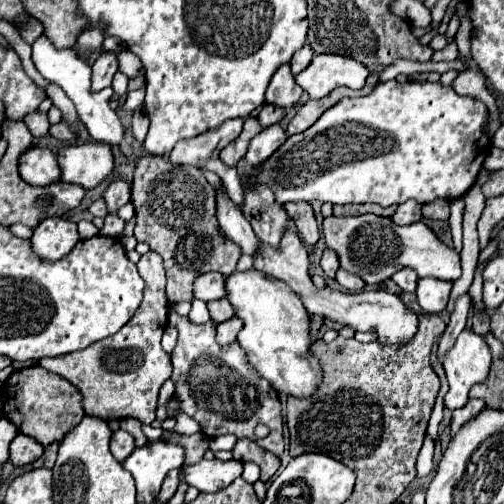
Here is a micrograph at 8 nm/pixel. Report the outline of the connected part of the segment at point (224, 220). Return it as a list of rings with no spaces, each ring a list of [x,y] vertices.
[[[225,187],[217,191],[217,221],[223,229],[223,233],[235,241],[243,253],[255,255],[255,249],[259,249],[259,239],[255,237],[249,221],[243,217],[241,209],[227,197]]]

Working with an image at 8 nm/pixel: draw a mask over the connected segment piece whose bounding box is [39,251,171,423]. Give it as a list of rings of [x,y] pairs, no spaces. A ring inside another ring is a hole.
[[[149,251],[137,263],[139,275],[145,281],[143,301],[137,313],[111,337],[105,337],[87,349],[73,351],[61,357],[41,359],[39,365],[65,377],[83,395],[85,415],[103,419],[139,419],[141,423],[155,421],[155,407],[159,387],[171,377],[169,355],[161,349],[161,335],[167,327],[167,297],[165,297],[165,269],[163,259]]]

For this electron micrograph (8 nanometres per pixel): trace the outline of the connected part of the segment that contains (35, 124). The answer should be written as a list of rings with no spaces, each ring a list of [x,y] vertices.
[[[35,111],[35,113],[29,113],[27,117],[23,117],[27,129],[31,129],[31,135],[33,137],[43,137],[49,133],[49,121],[47,121],[47,113],[41,113],[41,111]]]

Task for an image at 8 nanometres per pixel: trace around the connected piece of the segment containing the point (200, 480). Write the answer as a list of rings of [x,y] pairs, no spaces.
[[[203,459],[195,465],[185,465],[181,473],[185,475],[185,483],[189,487],[195,487],[199,491],[219,491],[221,487],[231,485],[243,473],[243,463],[235,459],[233,461]]]

